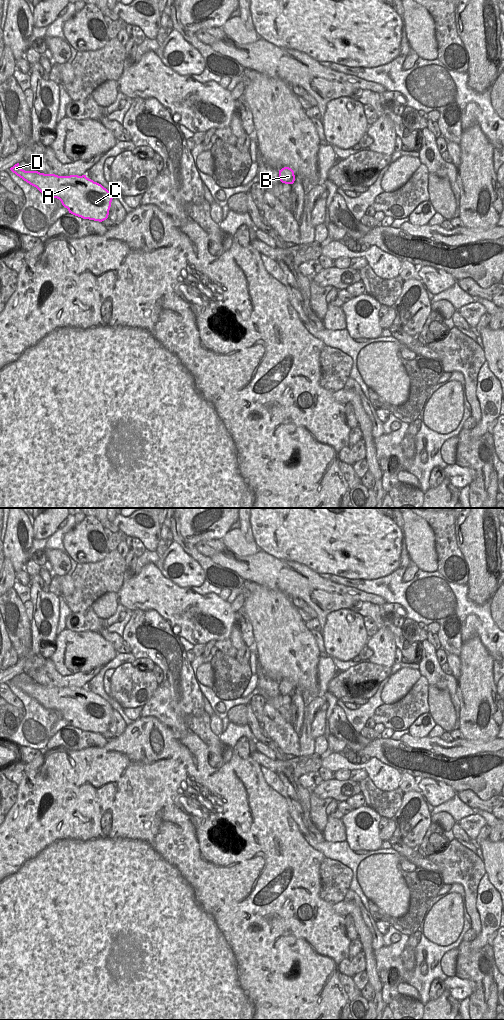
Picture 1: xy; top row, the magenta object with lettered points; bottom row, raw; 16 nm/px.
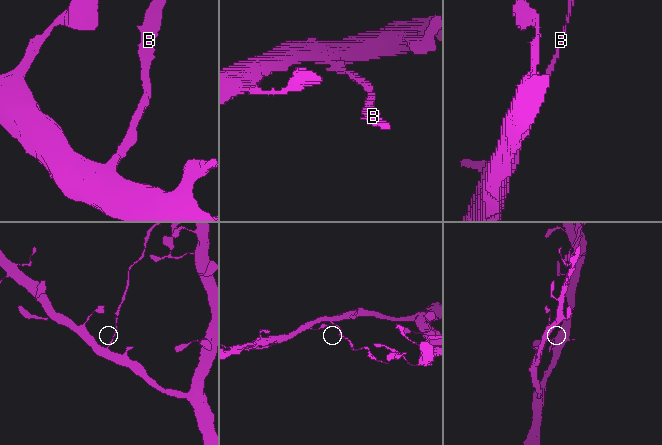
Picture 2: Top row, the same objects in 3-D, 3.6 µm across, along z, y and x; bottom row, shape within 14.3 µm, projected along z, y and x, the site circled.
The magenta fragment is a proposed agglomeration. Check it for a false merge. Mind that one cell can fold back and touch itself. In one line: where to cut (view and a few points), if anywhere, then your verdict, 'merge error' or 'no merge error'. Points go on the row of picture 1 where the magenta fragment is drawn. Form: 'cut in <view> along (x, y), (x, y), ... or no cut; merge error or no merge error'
cut in xy along (285, 182), (288, 183); merge error

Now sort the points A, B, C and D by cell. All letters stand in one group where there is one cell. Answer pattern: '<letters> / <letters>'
A C D / B

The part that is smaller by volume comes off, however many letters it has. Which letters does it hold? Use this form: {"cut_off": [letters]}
{"cut_off": ["B"]}

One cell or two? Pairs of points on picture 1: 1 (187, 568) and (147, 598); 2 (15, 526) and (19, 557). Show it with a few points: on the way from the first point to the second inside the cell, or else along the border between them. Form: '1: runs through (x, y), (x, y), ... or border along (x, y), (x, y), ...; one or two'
1: border along (154, 565), (179, 586), (190, 588); two
2: runs through (16, 534), (17, 549); one

